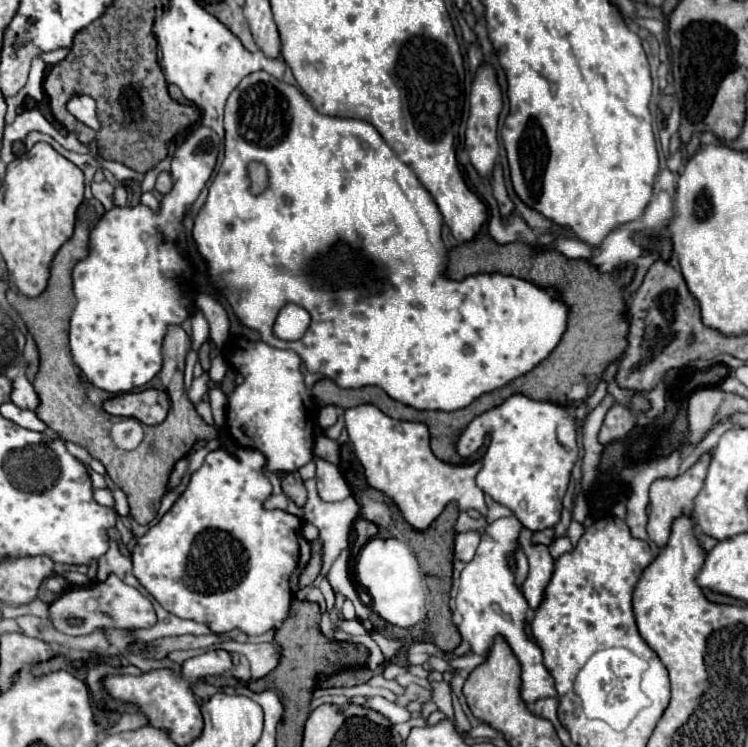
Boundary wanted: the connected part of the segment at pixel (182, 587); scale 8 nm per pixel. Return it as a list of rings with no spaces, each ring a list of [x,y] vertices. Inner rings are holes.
[[[224,449],[210,451],[202,467],[190,475],[190,483],[170,511],[138,537],[132,551],[134,577],[166,611],[182,619],[204,623],[218,635],[232,629],[240,629],[246,635],[262,635],[276,629],[286,619],[294,593],[298,591],[298,577],[302,571],[300,547],[306,545],[302,521],[280,509],[264,509],[264,501],[272,493],[272,485],[264,475],[264,465],[266,457],[256,449],[240,449],[238,455],[230,455]]]

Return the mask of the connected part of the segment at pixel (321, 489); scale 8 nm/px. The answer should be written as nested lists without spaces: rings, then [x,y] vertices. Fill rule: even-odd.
[[[314,457],[316,463],[316,481],[318,481],[318,493],[326,501],[342,501],[350,497],[350,489],[340,475],[338,467],[330,461],[324,461],[320,457]]]

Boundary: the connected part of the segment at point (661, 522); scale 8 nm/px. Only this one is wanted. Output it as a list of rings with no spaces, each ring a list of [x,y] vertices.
[[[702,455],[702,459],[690,467],[684,475],[678,475],[674,479],[658,479],[650,487],[650,517],[648,517],[648,537],[654,541],[658,547],[666,547],[670,539],[670,527],[672,523],[682,517],[682,515],[692,515],[694,511],[694,499],[700,493],[706,477],[706,469],[710,463],[710,455]]]

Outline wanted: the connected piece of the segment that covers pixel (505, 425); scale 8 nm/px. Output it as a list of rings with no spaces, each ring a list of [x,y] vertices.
[[[512,395],[502,405],[478,415],[460,435],[456,443],[456,451],[460,457],[470,457],[482,443],[484,435],[490,435],[492,441],[482,461],[482,471],[476,477],[478,487],[492,497],[496,503],[508,507],[514,517],[524,525],[524,529],[536,533],[548,527],[554,527],[560,521],[562,513],[562,497],[566,493],[570,471],[578,459],[578,445],[576,445],[576,423],[568,415],[568,407],[560,407],[548,401],[534,401],[526,395]]]

